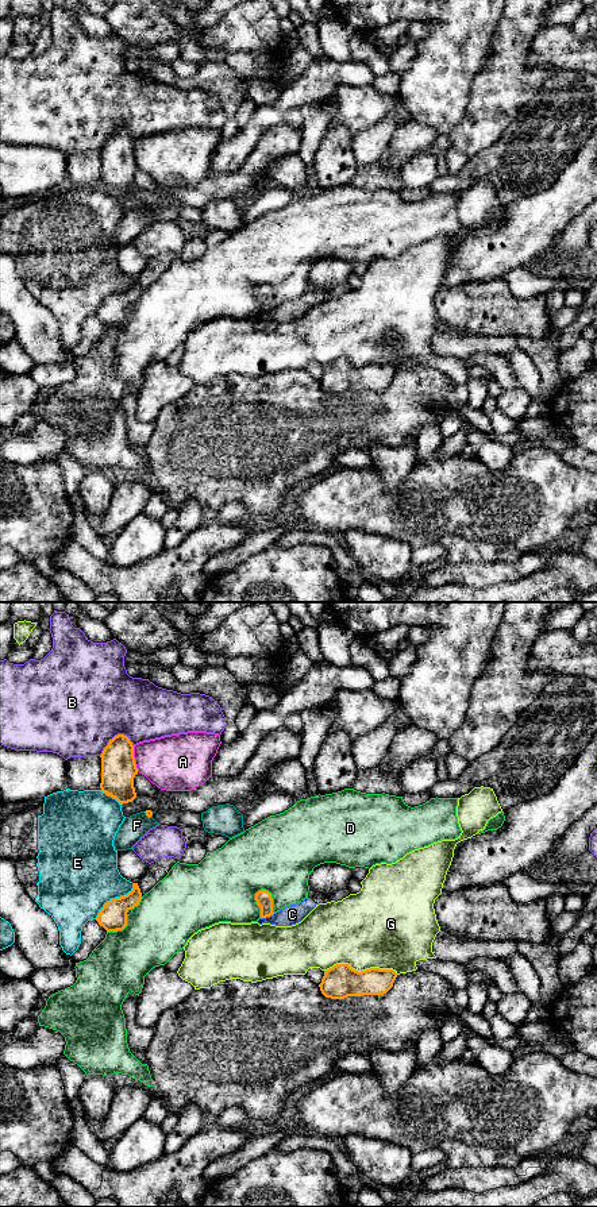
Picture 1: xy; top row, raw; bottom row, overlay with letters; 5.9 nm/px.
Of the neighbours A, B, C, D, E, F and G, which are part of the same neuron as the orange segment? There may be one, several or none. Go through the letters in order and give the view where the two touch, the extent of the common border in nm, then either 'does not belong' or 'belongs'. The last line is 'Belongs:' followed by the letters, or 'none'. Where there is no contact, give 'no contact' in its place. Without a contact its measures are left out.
A: xy | 160 nm | does not belong
B: xy | 220 nm | does not belong
C: xy | 90 nm | does not belong
D: xy | 180 nm | does not belong
E: xy | 320 nm | does not belong
F: xy | 60 nm | does not belong
G: xy | 440 nm | does not belong
Belongs: none

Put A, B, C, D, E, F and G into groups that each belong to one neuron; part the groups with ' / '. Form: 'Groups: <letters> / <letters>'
Groups: A / B / C / D / E / F / G

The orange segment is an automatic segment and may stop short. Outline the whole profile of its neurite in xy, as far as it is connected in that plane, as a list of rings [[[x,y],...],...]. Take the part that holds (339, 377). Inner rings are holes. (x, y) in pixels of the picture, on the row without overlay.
[[[336,359],[324,366],[319,382],[321,389],[331,394],[384,390],[393,382],[396,373],[397,369],[393,365],[370,363],[358,367],[348,359]]]

